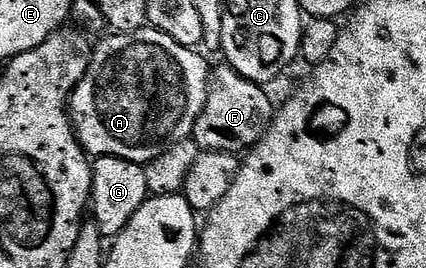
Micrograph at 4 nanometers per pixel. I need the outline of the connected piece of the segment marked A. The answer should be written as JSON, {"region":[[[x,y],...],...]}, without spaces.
{"region":[[[151,28],[116,32],[111,36],[113,38],[101,37],[95,43],[90,68],[71,96],[72,128],[89,155],[143,164],[154,160],[154,156],[162,156],[166,148],[182,139],[193,137],[195,121],[206,104],[210,66],[204,63],[203,53],[191,46],[178,44],[170,40],[170,36]]]}

